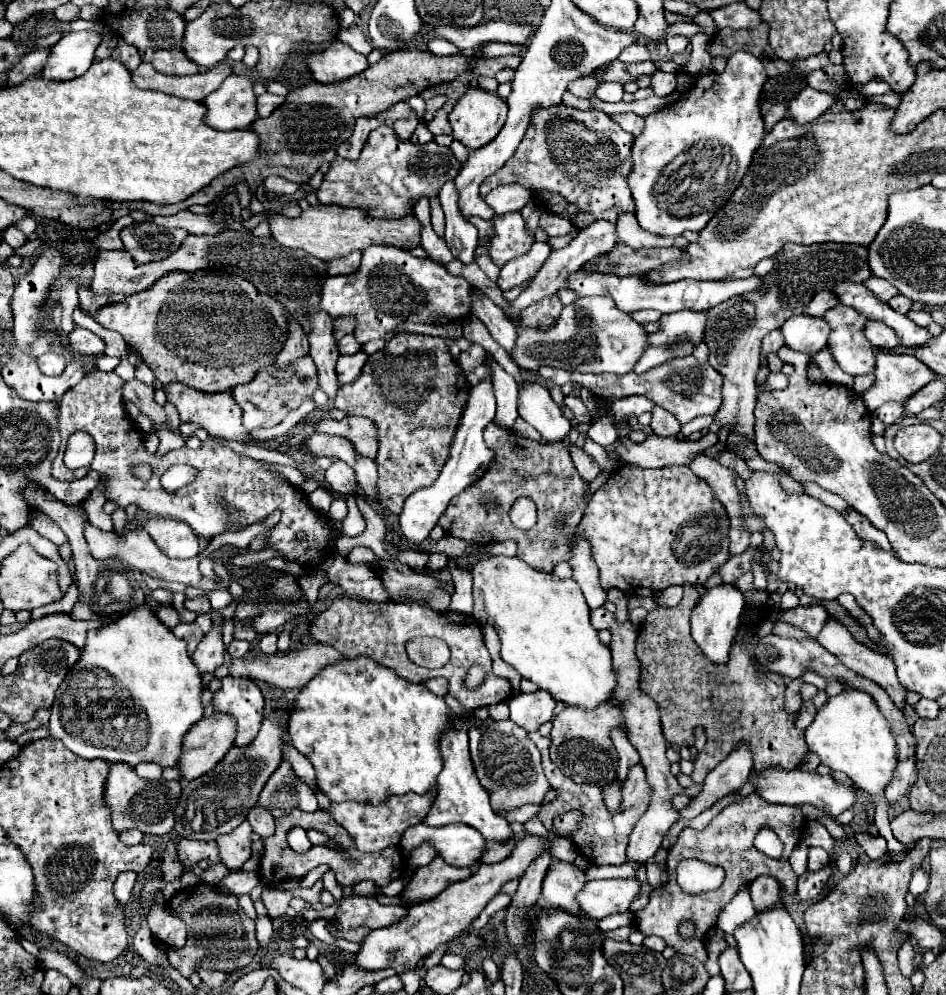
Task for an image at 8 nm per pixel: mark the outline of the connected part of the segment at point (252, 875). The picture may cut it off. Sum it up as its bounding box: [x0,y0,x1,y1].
[222,872,260,894]

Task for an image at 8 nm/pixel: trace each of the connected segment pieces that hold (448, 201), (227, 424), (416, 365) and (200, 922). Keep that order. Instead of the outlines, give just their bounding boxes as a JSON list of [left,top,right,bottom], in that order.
[[438,182,478,264],[166,382,250,442],[334,334,470,514],[166,884,258,976]]

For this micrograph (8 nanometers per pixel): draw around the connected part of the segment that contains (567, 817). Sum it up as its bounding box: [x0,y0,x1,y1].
[554,812,582,836]

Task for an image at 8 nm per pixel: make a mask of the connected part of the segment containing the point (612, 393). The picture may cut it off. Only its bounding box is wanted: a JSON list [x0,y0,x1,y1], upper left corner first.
[540,356,720,424]

